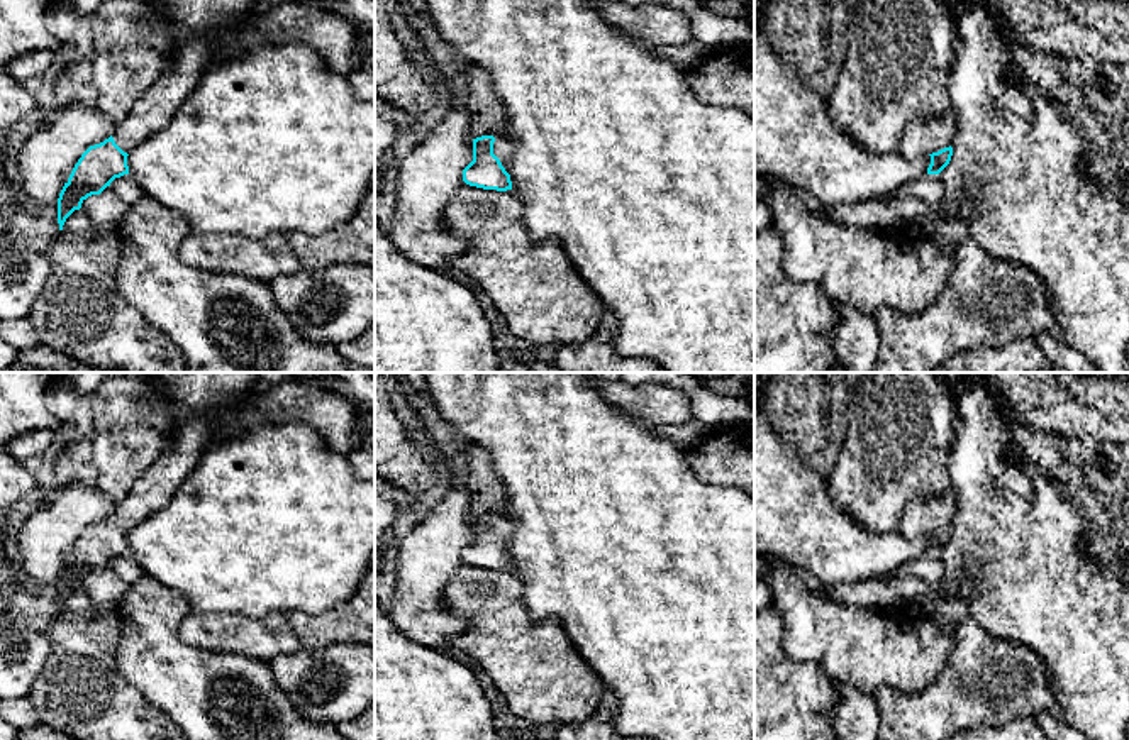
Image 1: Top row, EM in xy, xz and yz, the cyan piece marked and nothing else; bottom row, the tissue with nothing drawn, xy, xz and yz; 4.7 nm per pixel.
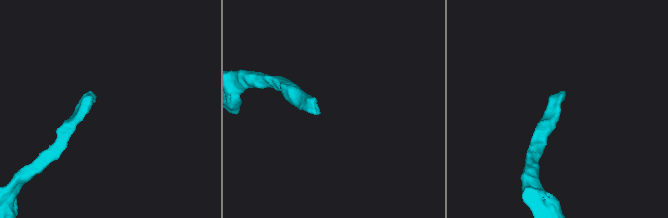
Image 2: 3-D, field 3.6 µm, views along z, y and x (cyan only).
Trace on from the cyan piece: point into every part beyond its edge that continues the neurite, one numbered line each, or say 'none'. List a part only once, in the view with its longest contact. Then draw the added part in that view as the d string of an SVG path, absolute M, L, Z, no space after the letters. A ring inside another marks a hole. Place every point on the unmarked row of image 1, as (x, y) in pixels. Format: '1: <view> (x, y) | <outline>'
1: xz (502, 529) | M495 516L493 533L500 538L500 542L507 552L509 552L509 538L510 538L512 528L514 528L514 525L509 523L503 516Z

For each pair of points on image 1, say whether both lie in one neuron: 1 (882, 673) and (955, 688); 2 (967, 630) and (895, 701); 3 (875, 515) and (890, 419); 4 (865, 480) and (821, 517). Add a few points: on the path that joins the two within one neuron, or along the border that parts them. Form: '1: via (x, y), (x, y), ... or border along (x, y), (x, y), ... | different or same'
1: border along (951, 649), (945, 668), (923, 690), (890, 688) | different
2: via (967, 656), (967, 664), (929, 701), (921, 701) | same
3: via (875, 491), (875, 478), (890, 458), (890, 442) | same
4: border along (826, 480), (831, 498), (867, 529) | different

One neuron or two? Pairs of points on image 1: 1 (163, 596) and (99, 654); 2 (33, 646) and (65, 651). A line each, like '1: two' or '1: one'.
1: two
2: two

